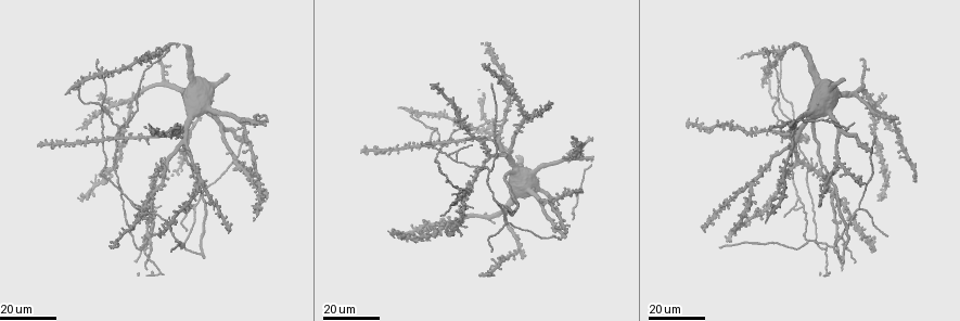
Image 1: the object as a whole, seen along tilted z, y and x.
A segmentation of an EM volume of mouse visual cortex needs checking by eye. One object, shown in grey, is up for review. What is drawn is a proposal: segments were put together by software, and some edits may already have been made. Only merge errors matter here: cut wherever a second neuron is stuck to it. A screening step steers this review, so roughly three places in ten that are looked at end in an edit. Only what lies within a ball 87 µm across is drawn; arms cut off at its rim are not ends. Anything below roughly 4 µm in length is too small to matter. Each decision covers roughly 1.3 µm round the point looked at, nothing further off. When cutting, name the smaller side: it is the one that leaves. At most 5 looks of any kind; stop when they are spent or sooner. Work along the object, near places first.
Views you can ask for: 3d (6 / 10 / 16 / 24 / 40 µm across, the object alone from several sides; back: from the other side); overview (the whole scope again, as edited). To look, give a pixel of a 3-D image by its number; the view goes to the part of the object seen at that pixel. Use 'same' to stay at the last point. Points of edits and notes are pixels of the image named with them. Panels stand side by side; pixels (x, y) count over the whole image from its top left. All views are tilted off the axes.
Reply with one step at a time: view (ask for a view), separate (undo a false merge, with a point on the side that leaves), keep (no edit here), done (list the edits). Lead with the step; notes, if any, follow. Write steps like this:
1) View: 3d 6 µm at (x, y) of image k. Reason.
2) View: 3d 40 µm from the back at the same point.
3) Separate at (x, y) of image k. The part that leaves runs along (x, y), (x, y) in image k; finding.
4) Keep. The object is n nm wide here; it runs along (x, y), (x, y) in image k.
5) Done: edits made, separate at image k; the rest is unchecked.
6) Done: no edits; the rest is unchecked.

View: 3d 24 µm at (832, 197) of image 1.

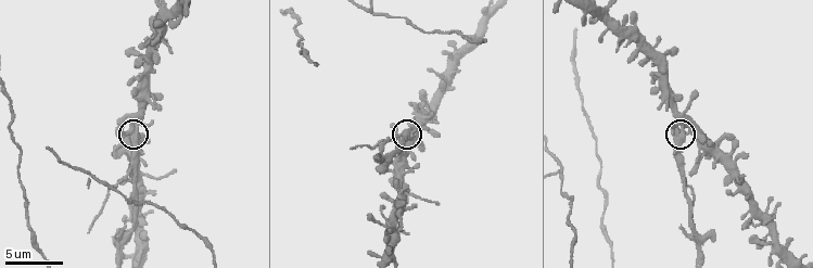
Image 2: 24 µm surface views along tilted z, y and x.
View: 3d 6 µm at (679, 125) of image 2. Closer look.

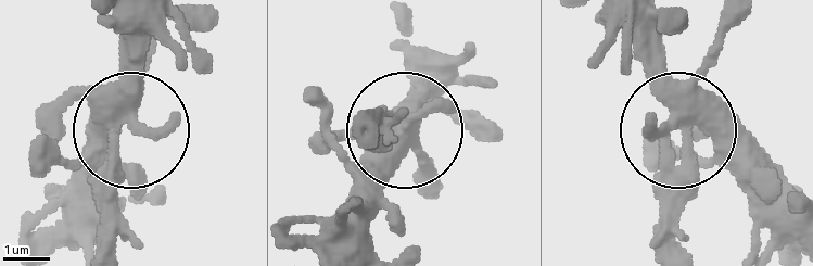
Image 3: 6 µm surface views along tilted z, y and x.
Separate at (111, 203) of image 3. The object is 340 nm wide here; the part that leaves runs along (681, 139), (684, 241) in image 3; a second neuron is stuck on.

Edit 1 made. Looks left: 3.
View: 3d 24 µm at (832, 246) of image 1. Branch point.

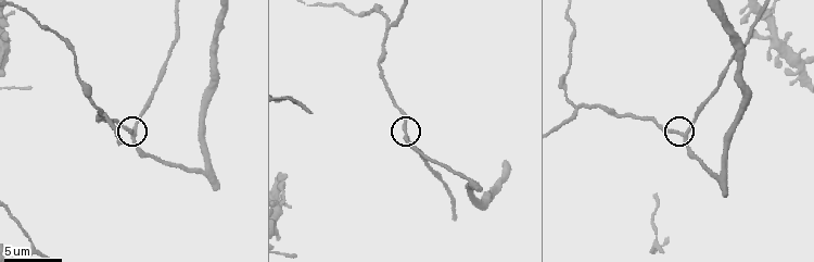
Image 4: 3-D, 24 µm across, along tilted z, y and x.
View: 3d 6 µm at (134, 133) of image 4.

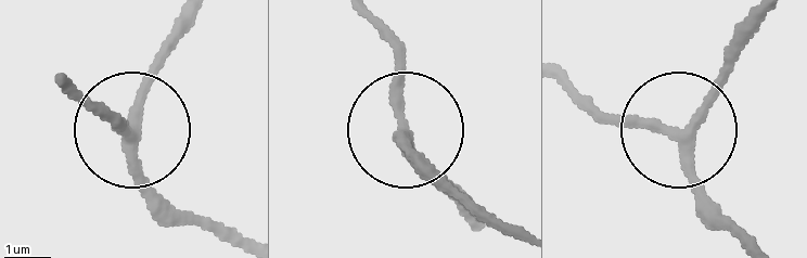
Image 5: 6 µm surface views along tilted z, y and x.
Keep. The side arm is 49 µm long; 3 arms meet here; continuous, no second neuron.

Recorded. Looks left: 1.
View: 3d 10 µm at (576, 109) of image 4. A fork.

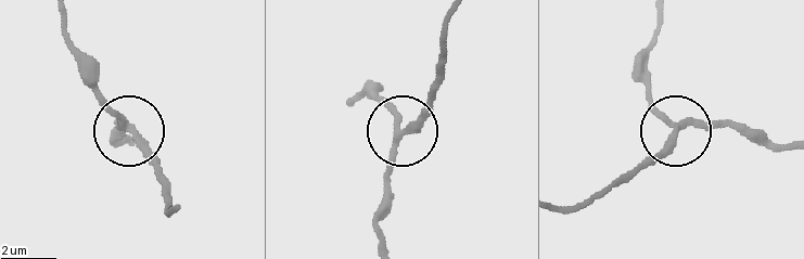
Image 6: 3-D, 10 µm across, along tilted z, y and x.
Keep. The object is 230 nm wide here; it runs along (791, 146), (764, 146), (722, 126), (672, 126), (636, 77) in image 6; all the same neuron.

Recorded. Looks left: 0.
Done: edits made, separate at image 3; the rest is unchecked.

